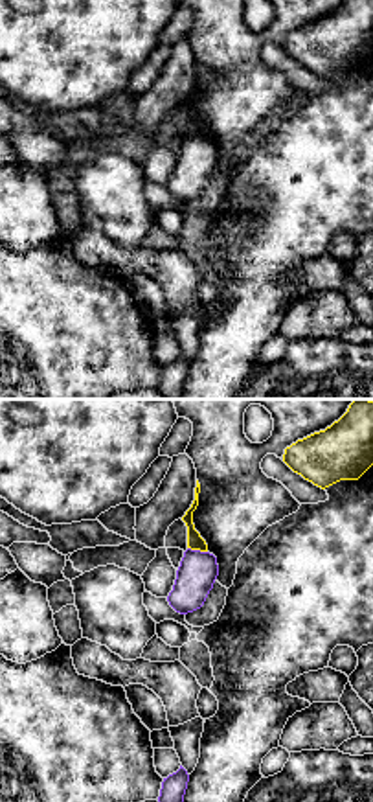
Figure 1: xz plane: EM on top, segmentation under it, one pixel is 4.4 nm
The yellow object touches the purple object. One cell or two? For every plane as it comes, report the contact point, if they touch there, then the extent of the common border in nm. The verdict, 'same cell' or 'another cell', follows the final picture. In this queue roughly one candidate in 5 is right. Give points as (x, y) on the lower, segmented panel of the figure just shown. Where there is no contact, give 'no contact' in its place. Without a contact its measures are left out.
(197, 549) | 90 nm

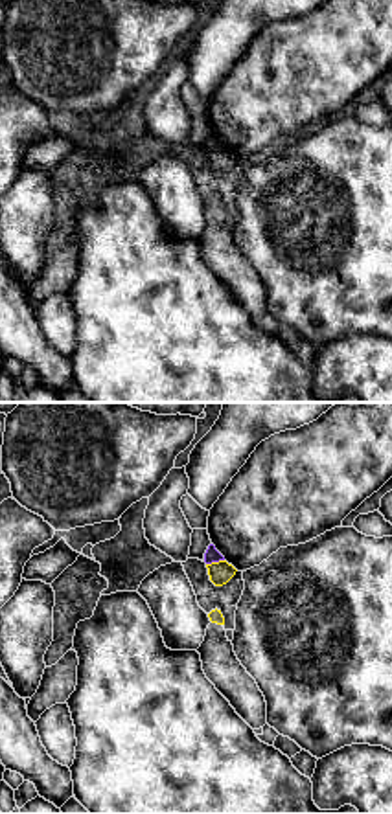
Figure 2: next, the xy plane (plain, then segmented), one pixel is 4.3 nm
(214, 563) | 80 nm

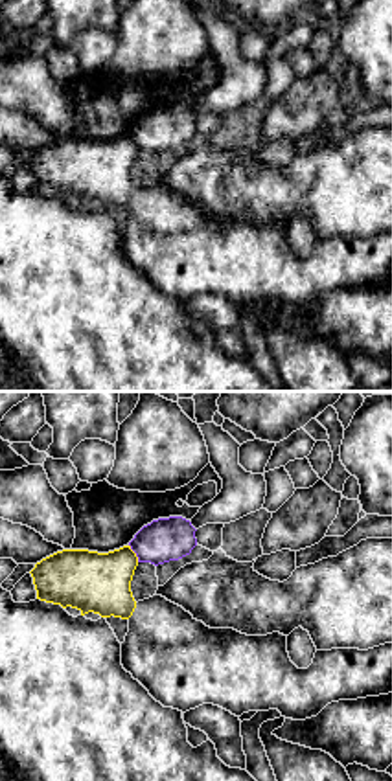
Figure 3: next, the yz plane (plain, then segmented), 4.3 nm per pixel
(135, 554) | 90 nm

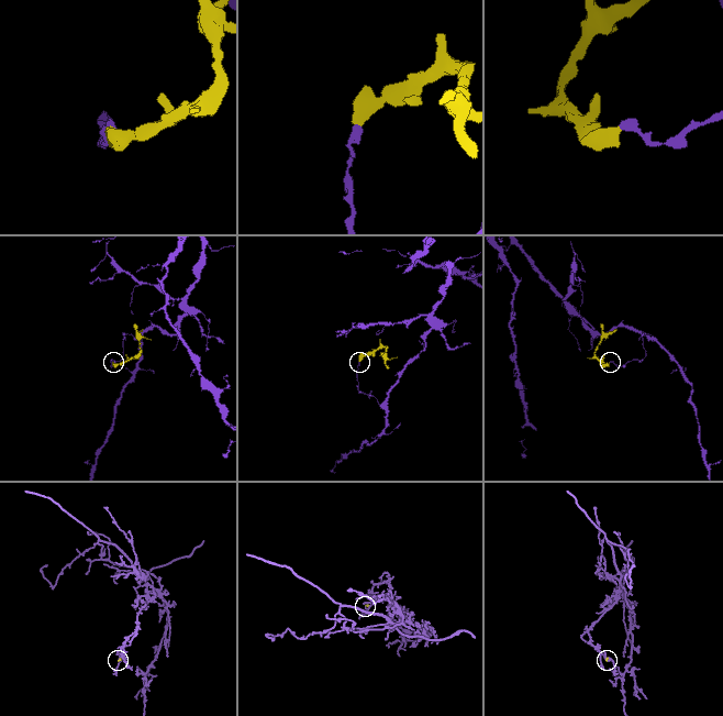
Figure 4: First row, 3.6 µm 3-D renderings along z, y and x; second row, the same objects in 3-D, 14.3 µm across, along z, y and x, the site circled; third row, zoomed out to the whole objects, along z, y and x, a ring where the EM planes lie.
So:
another cell

